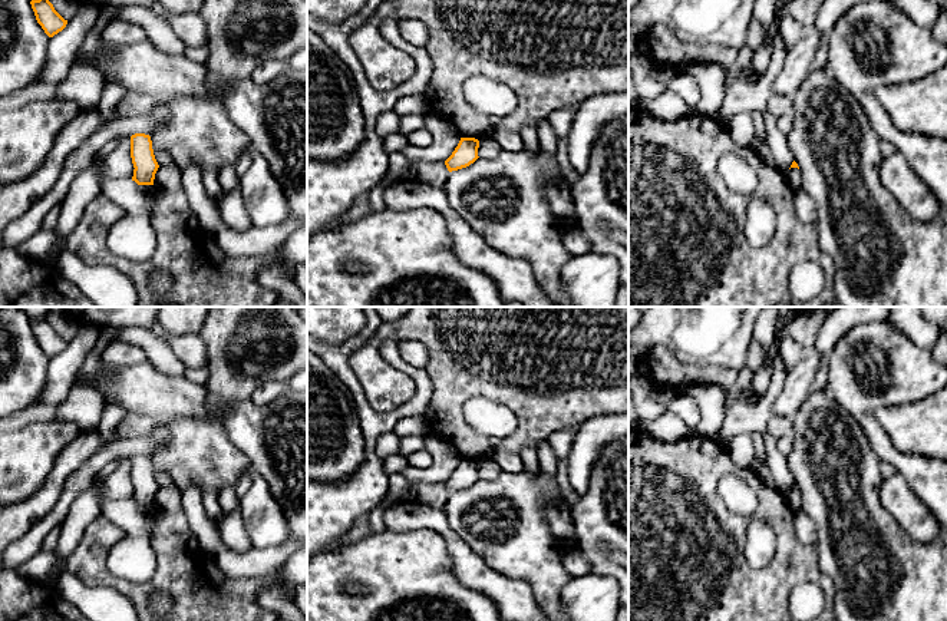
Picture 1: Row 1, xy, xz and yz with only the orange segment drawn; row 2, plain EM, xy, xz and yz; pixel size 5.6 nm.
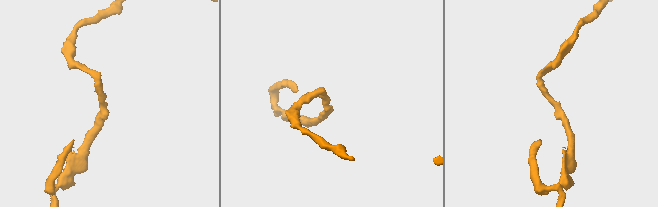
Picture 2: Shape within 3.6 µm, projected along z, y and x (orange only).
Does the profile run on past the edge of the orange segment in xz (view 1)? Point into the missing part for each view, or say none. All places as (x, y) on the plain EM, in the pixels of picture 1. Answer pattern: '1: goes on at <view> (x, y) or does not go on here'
1: does not go on here

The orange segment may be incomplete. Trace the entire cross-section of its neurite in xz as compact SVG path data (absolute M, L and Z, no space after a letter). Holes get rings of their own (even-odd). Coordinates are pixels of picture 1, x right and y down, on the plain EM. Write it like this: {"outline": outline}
{"outline": "M461 459L452 476L445 482L449 493L458 492L474 485L478 478L479 462L475 459Z"}

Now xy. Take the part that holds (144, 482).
{"outline": "M135 455L131 458L131 479L133 485L133 498L138 506L154 506L155 495L159 489L149 456Z"}

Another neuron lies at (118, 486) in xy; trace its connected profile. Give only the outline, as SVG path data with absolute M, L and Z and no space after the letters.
M121 458L100 489L92 485L72 502L55 549L56 555L63 561L63 571L66 569L67 558L82 541L88 525L102 515L102 505L105 502L132 501L133 490L131 458Z

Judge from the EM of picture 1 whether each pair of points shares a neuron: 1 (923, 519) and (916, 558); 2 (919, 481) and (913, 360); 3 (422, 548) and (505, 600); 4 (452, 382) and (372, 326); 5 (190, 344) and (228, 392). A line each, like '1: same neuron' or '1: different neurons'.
1: different neurons
2: same neuron
3: different neurons
4: different neurons
5: different neurons

